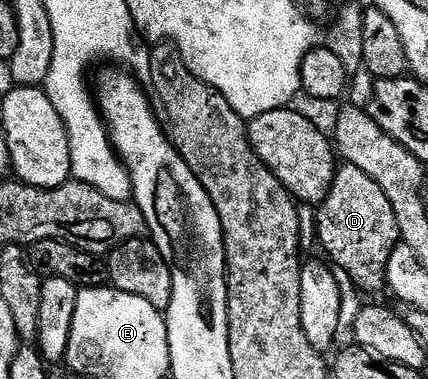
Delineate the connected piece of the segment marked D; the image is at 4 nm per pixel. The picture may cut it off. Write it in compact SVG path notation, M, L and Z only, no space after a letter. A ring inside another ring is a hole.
M343 164L335 171L335 178L327 195L317 206L317 242L323 250L360 286L363 290L383 290L387 284L387 265L393 248L400 245L401 239L397 228L397 216L389 196L381 192L377 180L367 178L361 168Z

